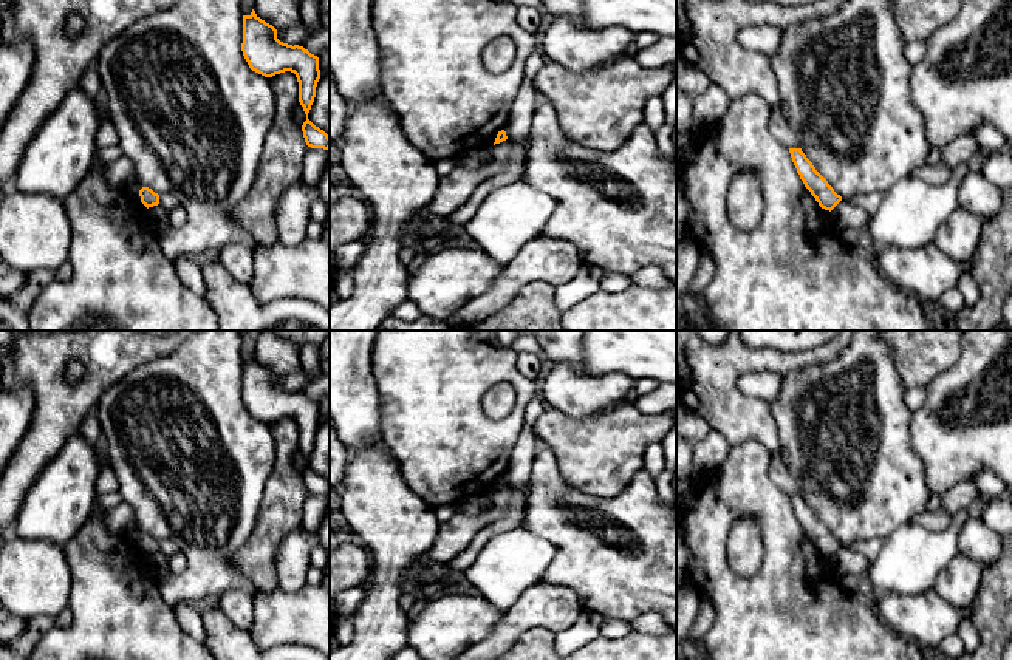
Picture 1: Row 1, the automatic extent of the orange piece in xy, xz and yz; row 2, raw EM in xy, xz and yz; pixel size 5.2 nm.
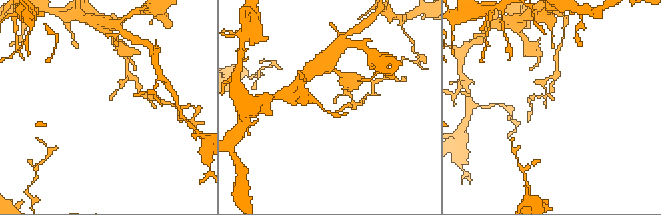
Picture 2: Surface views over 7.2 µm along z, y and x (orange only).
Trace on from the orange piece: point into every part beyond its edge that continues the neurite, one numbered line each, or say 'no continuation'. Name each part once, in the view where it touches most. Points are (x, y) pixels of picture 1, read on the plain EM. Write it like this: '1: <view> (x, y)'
no continuation

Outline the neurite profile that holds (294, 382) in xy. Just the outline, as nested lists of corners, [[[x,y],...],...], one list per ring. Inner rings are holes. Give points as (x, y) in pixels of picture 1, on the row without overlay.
[[[299,369],[286,377],[277,376],[277,385],[288,391],[300,391],[305,385],[313,382],[314,379],[303,369]]]

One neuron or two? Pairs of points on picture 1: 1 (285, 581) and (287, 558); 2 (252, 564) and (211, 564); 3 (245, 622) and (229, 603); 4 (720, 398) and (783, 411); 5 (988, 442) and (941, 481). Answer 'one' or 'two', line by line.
1: one
2: two
3: one
4: two
5: one

